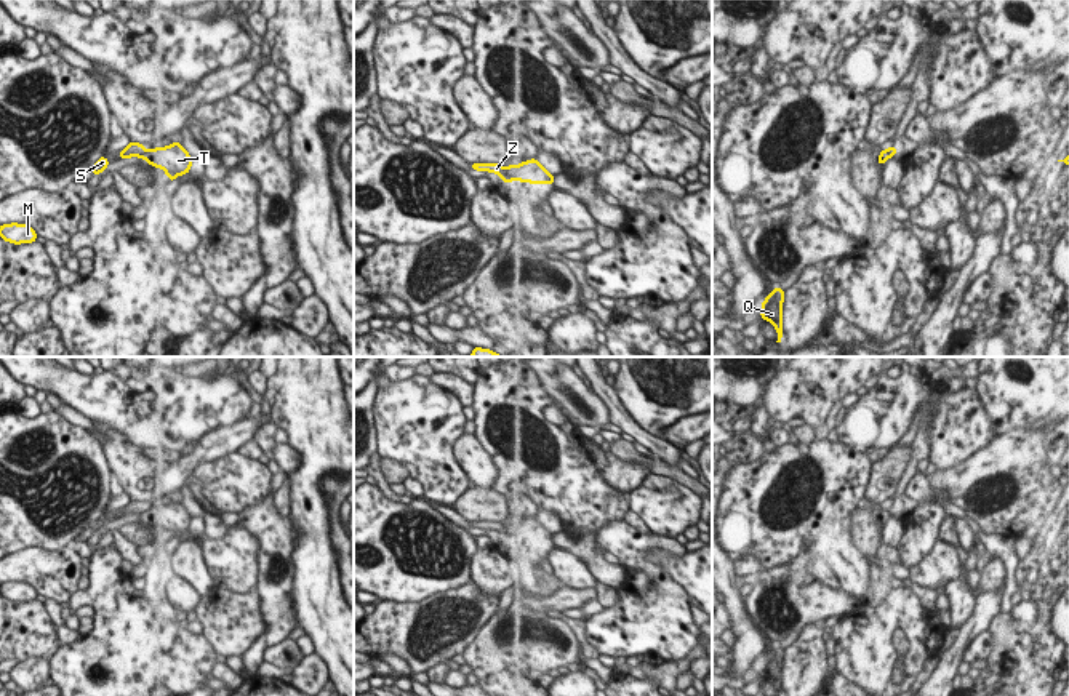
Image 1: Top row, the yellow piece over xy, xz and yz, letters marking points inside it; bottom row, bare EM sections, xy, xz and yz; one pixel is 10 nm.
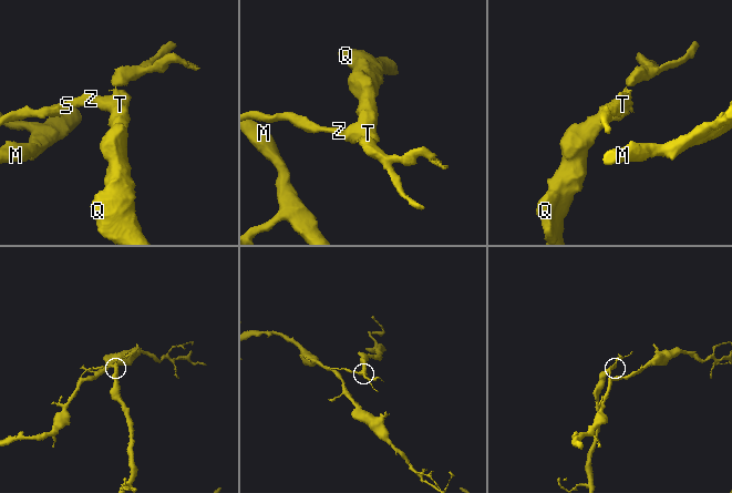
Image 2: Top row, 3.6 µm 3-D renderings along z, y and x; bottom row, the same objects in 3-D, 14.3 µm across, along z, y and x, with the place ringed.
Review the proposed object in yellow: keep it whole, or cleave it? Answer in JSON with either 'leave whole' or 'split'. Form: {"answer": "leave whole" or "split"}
{"answer": "split"}

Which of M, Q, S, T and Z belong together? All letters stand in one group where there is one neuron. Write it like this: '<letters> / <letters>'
M S Z / Q T

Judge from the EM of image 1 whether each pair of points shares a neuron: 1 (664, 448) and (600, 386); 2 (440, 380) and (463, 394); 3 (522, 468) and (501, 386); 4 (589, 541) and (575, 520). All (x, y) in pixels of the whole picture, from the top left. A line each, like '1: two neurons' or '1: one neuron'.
1: one neuron
2: one neuron
3: one neuron
4: two neurons

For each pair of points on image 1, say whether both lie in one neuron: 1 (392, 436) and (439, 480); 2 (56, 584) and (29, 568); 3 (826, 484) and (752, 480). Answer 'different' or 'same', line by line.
1: same
2: same
3: same

